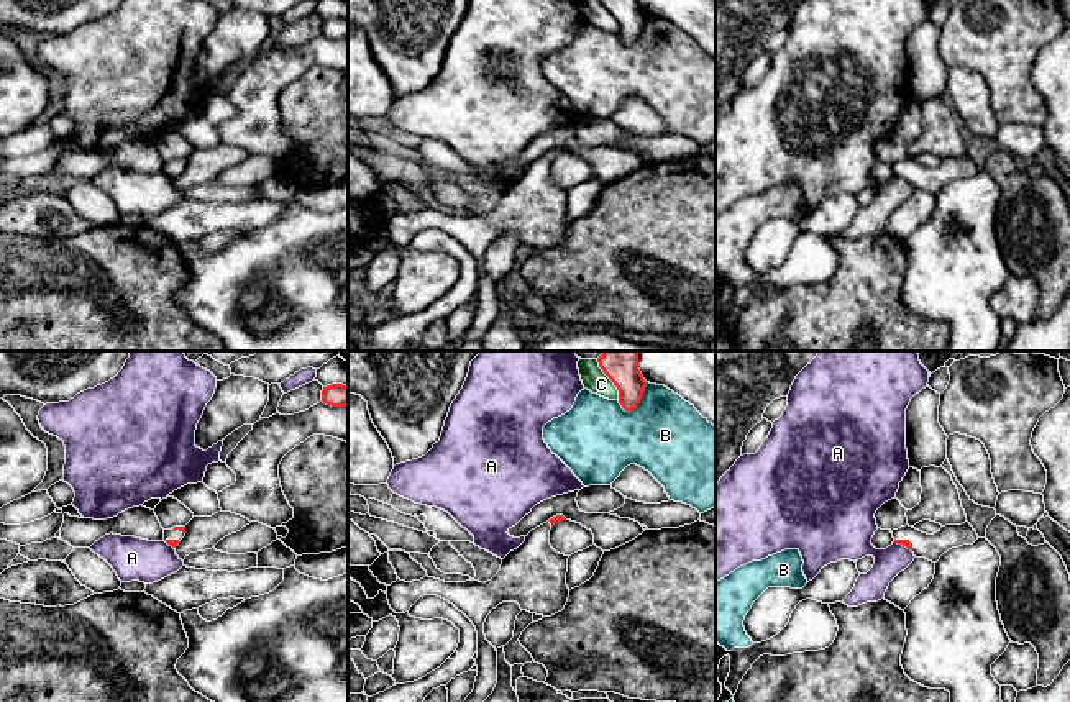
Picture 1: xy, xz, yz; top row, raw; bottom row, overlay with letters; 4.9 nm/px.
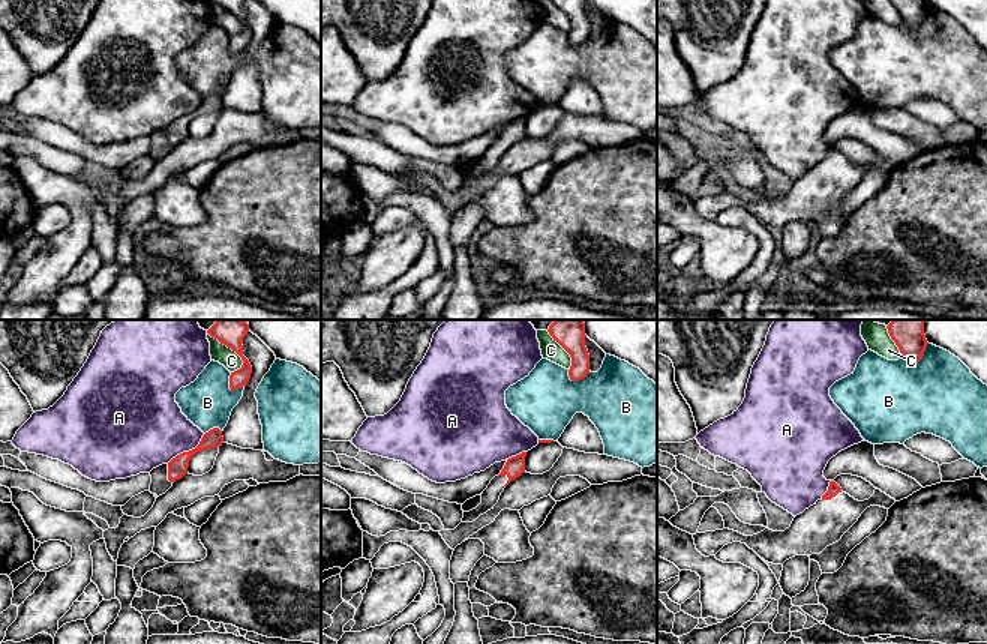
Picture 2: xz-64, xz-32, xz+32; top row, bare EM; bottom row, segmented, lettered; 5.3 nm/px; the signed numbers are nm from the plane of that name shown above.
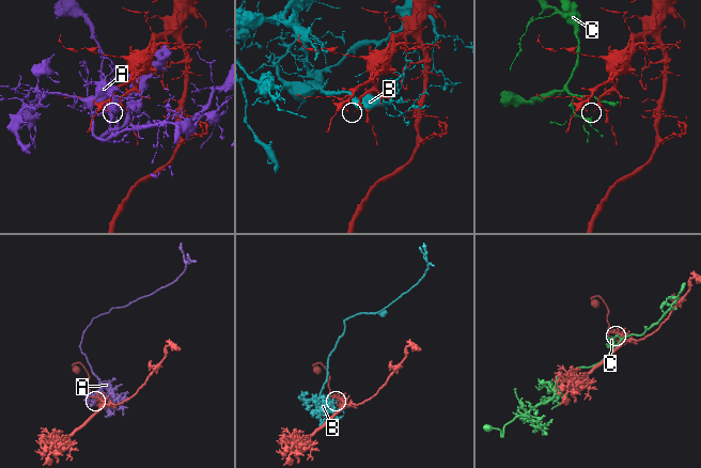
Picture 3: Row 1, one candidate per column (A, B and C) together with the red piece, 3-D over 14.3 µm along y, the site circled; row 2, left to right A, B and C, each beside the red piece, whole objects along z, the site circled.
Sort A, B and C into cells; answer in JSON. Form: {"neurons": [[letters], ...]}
{"neurons": [["A"], ["B"], ["C"]]}

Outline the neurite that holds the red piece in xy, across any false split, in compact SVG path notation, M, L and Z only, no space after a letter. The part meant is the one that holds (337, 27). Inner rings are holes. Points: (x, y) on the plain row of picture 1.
M332 16L323 20L322 34L332 39L348 39L348 18Z

